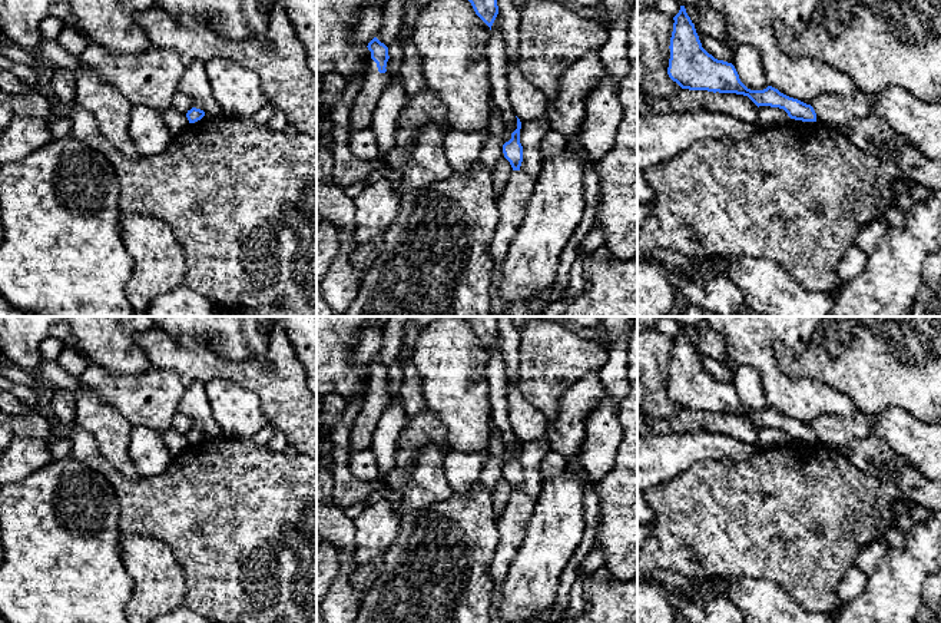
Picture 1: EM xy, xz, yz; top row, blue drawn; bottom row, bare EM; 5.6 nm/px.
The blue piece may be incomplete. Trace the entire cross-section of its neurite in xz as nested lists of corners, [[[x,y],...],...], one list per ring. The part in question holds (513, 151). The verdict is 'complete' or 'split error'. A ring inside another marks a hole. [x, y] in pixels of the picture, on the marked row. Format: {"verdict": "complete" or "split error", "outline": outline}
{"verdict": "complete", "outline": [[[517,117],[517,129],[511,133],[511,139],[503,145],[504,158],[510,162],[513,170],[520,170],[523,162],[523,146],[520,143],[521,122]]]}

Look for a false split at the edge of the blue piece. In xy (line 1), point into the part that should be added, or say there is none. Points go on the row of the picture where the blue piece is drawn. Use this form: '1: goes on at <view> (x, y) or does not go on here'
1: does not go on here

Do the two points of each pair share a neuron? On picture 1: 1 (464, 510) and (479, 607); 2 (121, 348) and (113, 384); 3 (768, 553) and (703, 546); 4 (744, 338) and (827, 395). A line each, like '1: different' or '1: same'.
1: same
2: different
3: same
4: same

